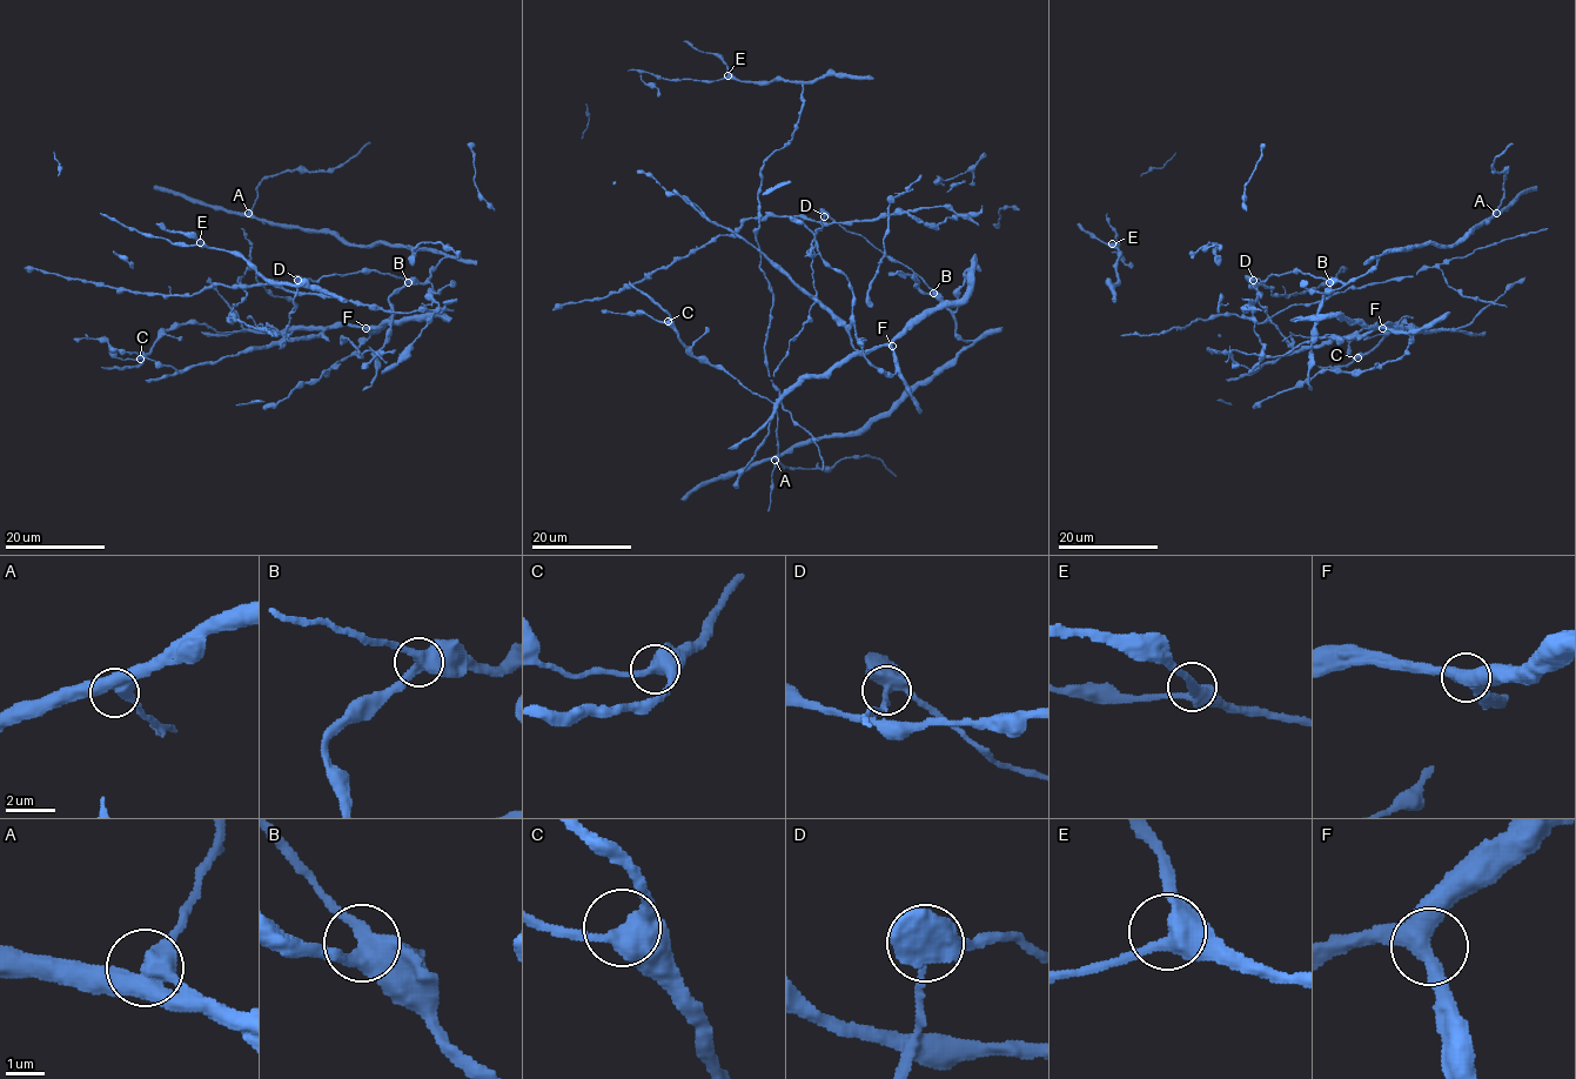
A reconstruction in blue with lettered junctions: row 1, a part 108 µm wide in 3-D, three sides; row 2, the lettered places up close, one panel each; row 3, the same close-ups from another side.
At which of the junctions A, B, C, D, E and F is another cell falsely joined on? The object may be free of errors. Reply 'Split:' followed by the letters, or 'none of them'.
Split: D

